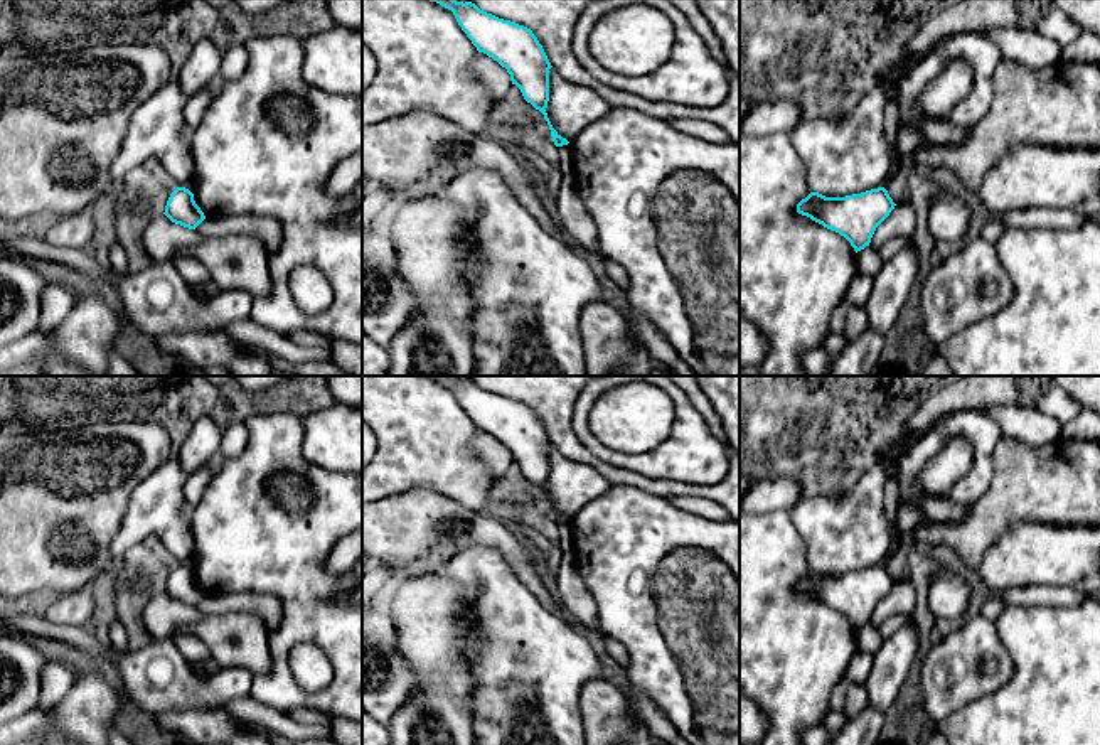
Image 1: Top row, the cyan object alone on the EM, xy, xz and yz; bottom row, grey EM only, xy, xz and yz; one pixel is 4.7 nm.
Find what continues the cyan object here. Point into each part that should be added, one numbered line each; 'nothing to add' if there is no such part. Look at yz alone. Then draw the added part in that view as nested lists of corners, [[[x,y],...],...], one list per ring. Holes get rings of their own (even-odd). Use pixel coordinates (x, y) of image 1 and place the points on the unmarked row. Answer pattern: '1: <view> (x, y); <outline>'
nothing to add

